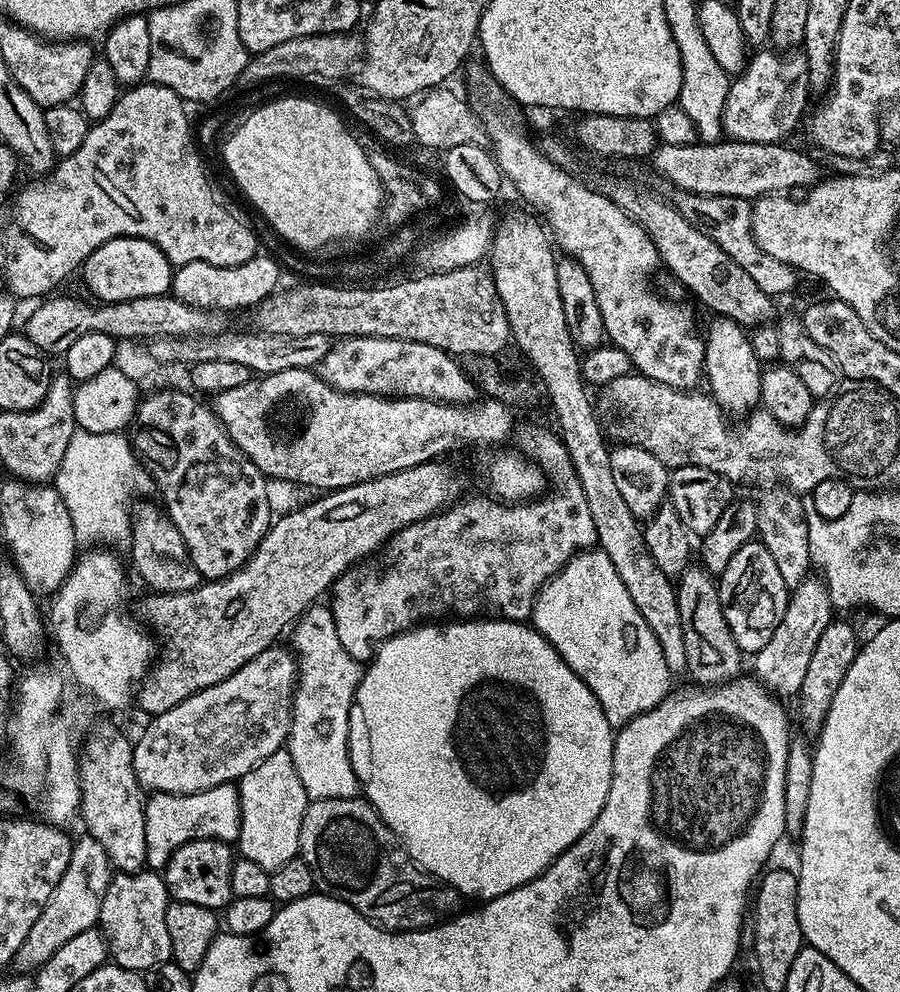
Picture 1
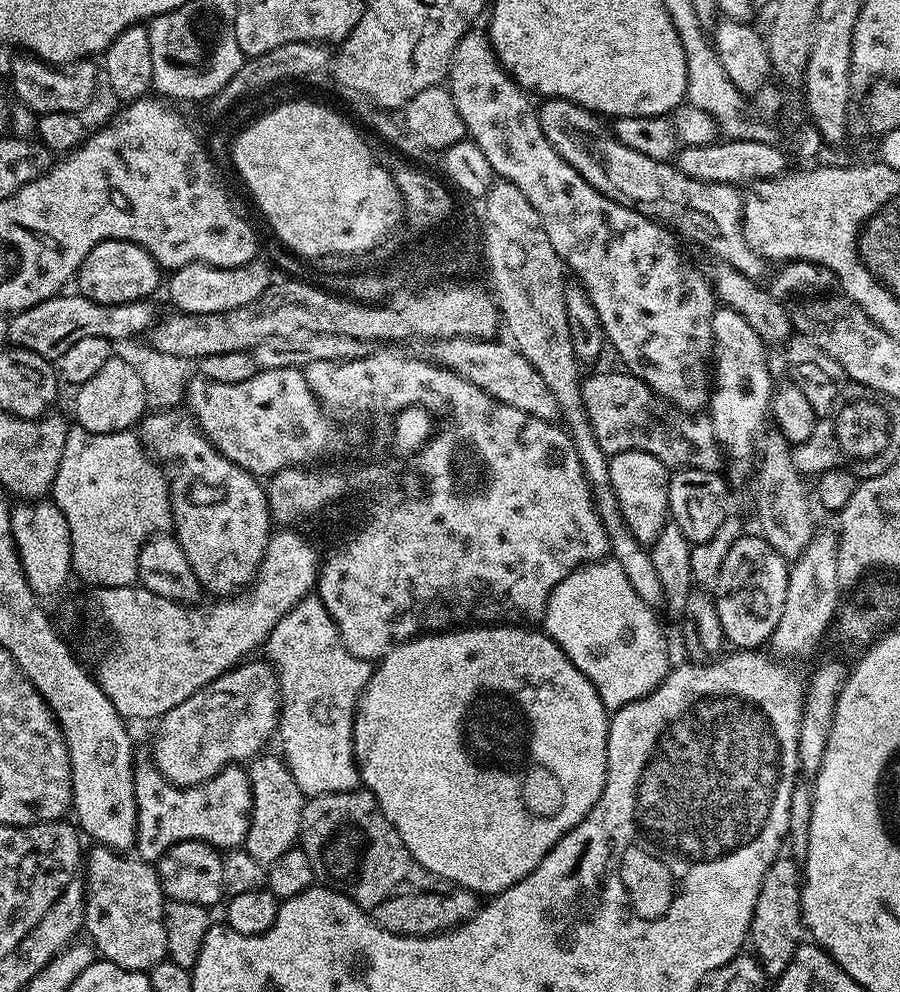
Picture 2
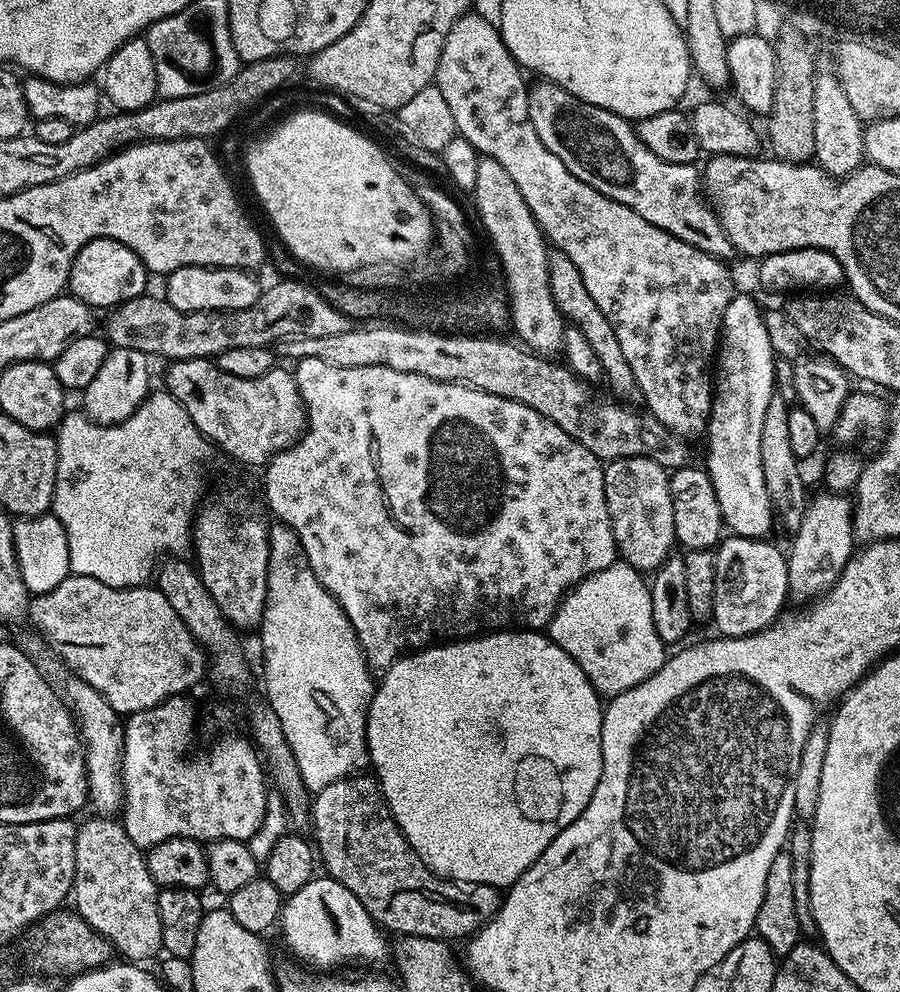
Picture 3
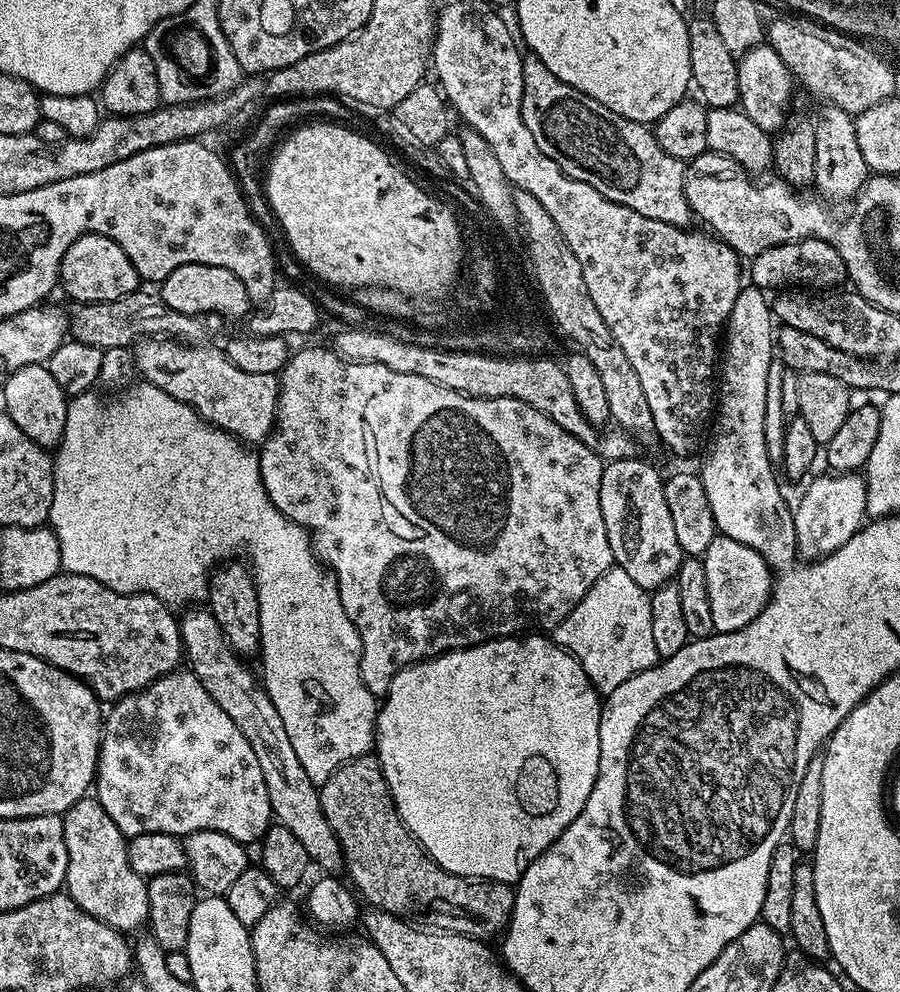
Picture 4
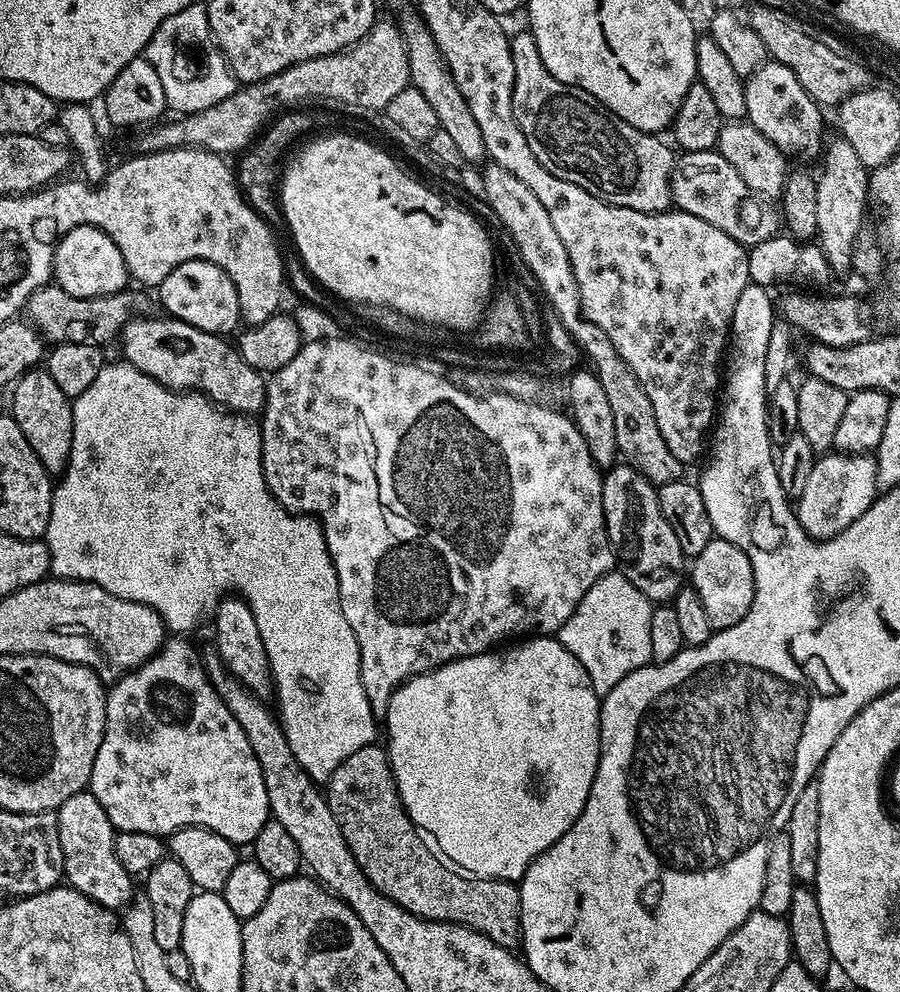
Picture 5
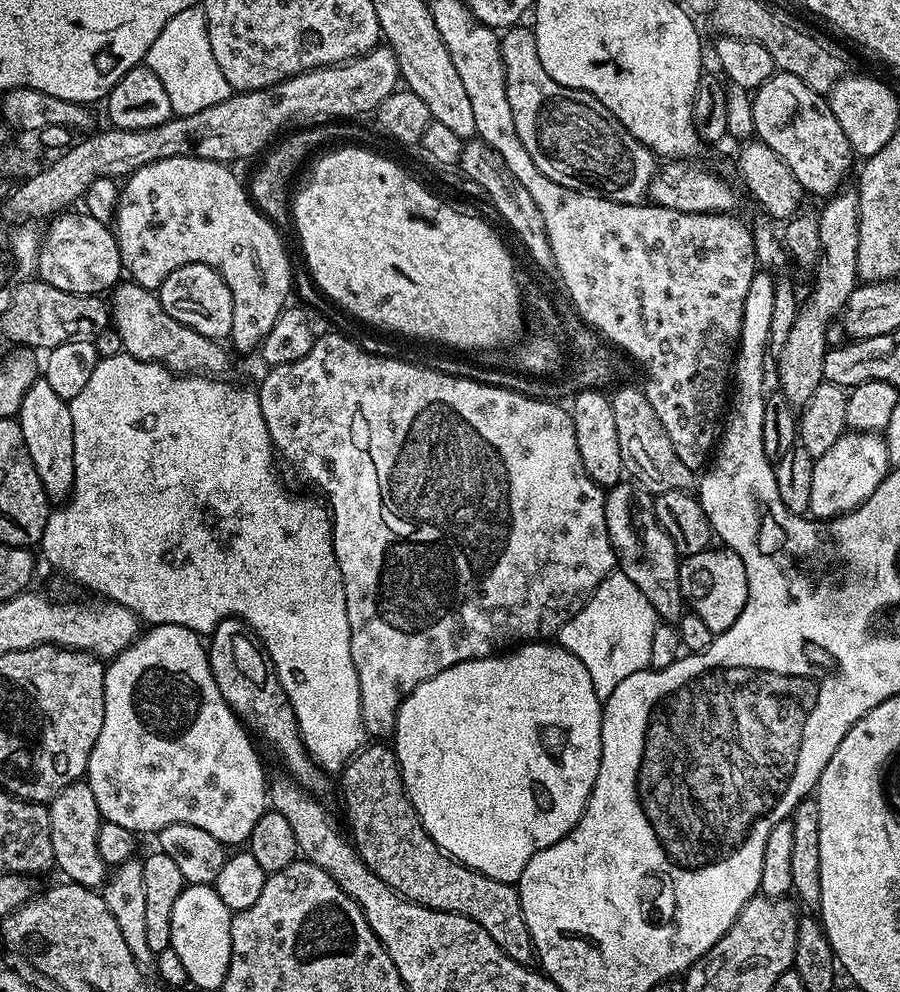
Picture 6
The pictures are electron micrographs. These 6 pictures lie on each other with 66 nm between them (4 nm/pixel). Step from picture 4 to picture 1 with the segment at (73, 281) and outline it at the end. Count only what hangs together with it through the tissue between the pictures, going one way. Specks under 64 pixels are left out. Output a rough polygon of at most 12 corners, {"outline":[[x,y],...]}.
{"outline":[[129,236],[82,265],[105,304],[163,296],[173,264],[154,242]]}

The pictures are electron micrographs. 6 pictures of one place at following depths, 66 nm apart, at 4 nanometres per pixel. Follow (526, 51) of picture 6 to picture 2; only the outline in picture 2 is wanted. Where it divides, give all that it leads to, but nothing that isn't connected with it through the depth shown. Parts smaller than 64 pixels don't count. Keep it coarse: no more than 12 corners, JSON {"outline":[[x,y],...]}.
{"outline":[[569,100],[542,134],[594,190],[763,281],[735,184],[630,150]]}

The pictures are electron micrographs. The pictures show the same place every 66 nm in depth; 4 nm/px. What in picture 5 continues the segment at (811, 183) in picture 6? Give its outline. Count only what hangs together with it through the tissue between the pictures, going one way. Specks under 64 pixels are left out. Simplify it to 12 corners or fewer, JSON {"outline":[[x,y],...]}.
{"outline":[[794,70],[744,80],[747,123],[785,154],[819,157],[824,116]]}

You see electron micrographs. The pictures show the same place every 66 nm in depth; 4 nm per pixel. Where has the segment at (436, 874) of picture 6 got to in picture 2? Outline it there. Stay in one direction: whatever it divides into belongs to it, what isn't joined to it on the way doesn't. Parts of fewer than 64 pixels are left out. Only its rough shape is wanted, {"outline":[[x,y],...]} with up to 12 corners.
{"outline":[[367,790],[311,797],[317,877],[397,936],[482,907],[406,850]]}

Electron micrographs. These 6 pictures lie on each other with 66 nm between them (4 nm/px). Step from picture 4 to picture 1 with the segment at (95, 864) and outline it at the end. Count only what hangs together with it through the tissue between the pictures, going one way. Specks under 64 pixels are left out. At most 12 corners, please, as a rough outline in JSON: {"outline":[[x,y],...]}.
{"outline":[[113,875],[98,927],[111,963],[172,959],[163,875]]}

